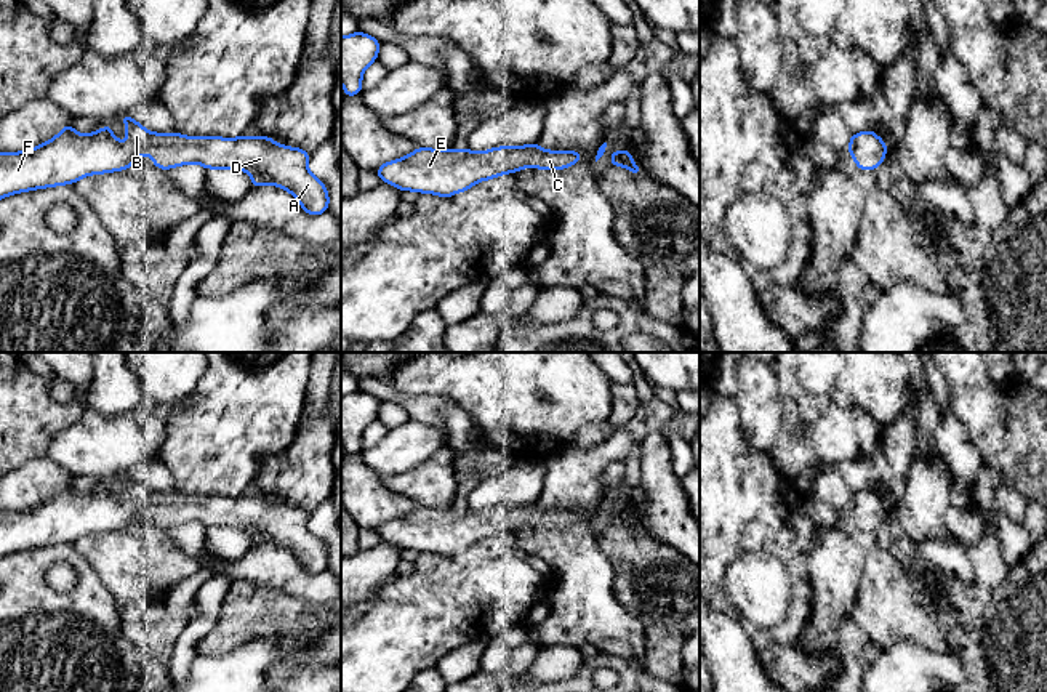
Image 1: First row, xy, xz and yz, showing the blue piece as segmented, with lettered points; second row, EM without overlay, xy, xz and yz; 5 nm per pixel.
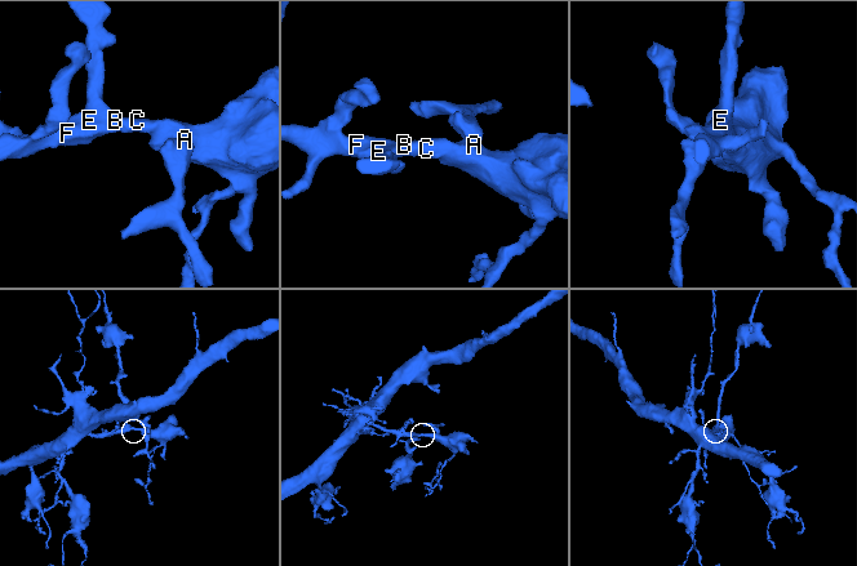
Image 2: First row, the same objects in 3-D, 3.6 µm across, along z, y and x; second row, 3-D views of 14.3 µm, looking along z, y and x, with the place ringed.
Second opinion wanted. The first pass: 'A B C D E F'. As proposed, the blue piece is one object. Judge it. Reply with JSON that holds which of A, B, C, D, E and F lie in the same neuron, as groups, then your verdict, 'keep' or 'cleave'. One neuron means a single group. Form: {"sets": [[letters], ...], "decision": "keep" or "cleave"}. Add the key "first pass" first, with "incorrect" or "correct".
{"first pass": "correct", "sets": [["A", "B", "C", "D", "E", "F"]], "decision": "keep"}

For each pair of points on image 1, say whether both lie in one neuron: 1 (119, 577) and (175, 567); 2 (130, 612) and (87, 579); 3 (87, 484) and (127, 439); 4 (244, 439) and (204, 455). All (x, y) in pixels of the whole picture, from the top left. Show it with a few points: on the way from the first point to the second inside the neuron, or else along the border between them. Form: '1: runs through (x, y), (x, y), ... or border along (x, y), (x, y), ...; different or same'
1: runs through (133, 567), (160, 567); same
2: border along (117, 609), (122, 619); different
3: border along (72, 478), (95, 476), (100, 481); different
4: runs through (234, 439), (223, 439), (213, 447); same

